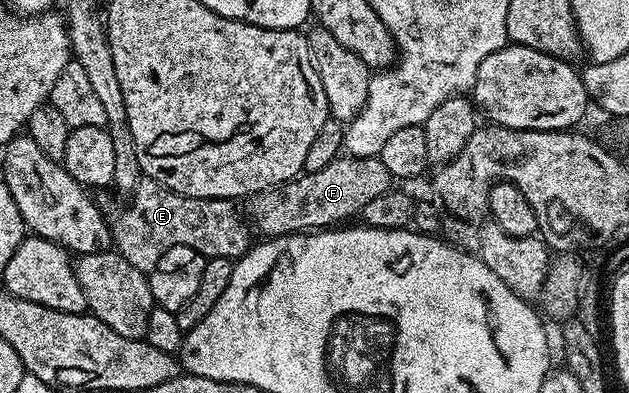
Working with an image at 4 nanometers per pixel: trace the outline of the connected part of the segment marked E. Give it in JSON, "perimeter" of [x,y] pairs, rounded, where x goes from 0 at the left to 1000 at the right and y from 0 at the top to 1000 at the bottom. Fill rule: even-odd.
{"perimeter":[[[229,450],[223,468],[207,499],[210,527],[203,527],[183,560],[176,560],[178,616],[183,636],[189,639],[213,684],[226,692],[238,692],[245,674],[251,674],[251,654],[264,644],[264,634],[277,634],[277,623],[296,623],[305,628],[315,644],[326,654],[345,649],[359,654],[370,664],[390,649],[404,623],[402,580],[397,575],[393,555],[385,545],[383,529],[367,506],[316,506],[315,501],[296,501],[275,486],[266,486],[251,461]]]}

